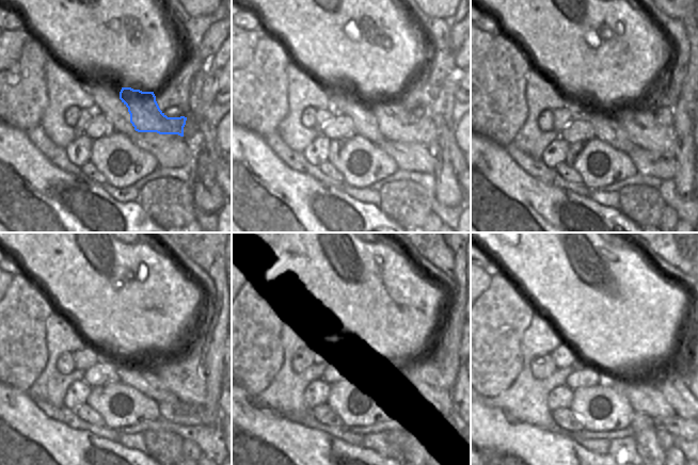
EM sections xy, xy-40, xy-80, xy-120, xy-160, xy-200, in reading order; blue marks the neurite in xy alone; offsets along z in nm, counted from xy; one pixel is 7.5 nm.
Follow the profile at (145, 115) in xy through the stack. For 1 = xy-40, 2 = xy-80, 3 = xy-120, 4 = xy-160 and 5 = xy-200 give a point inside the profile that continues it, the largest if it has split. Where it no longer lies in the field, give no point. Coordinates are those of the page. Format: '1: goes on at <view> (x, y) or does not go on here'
1: goes on at xy-40 (396, 123)
2: goes on at xy-80 (646, 129)
3: goes on at xy-120 (185, 379)
4: goes on at xy-160 (423, 375)
5: goes on at xy-200 (665, 378)

